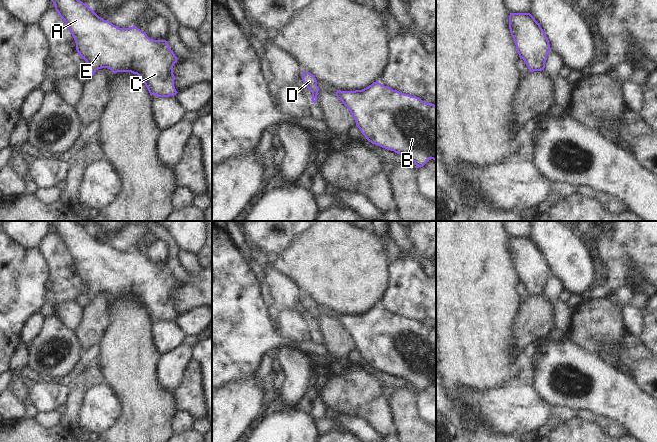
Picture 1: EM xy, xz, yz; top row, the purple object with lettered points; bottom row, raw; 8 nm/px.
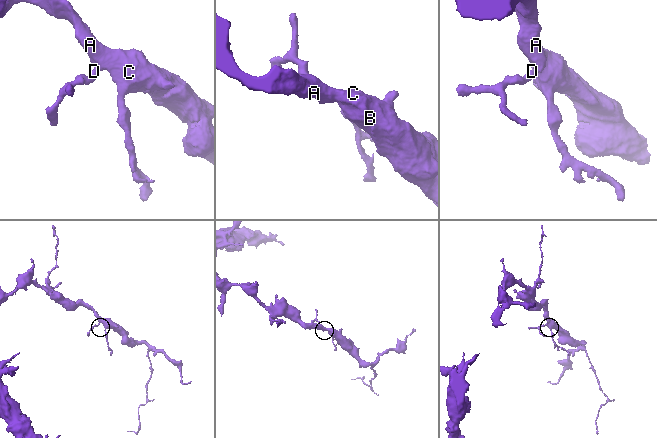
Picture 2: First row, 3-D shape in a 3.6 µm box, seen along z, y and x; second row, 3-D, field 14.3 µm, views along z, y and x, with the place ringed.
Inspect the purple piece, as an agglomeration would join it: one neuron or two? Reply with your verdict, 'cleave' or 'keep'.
keep

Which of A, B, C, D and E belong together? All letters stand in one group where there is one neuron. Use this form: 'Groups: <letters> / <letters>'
Groups: A B C D E

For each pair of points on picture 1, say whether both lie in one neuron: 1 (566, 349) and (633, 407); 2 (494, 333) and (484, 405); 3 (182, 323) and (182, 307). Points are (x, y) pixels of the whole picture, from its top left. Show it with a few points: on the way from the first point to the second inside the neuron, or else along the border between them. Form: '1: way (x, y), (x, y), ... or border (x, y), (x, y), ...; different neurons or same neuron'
1: way (583, 366), (610, 393), (616, 395); same neuron
2: border (509, 384), (499, 388), (484, 390), (463, 388); different neurons
3: border (201, 306), (192, 308), (178, 317); different neurons

